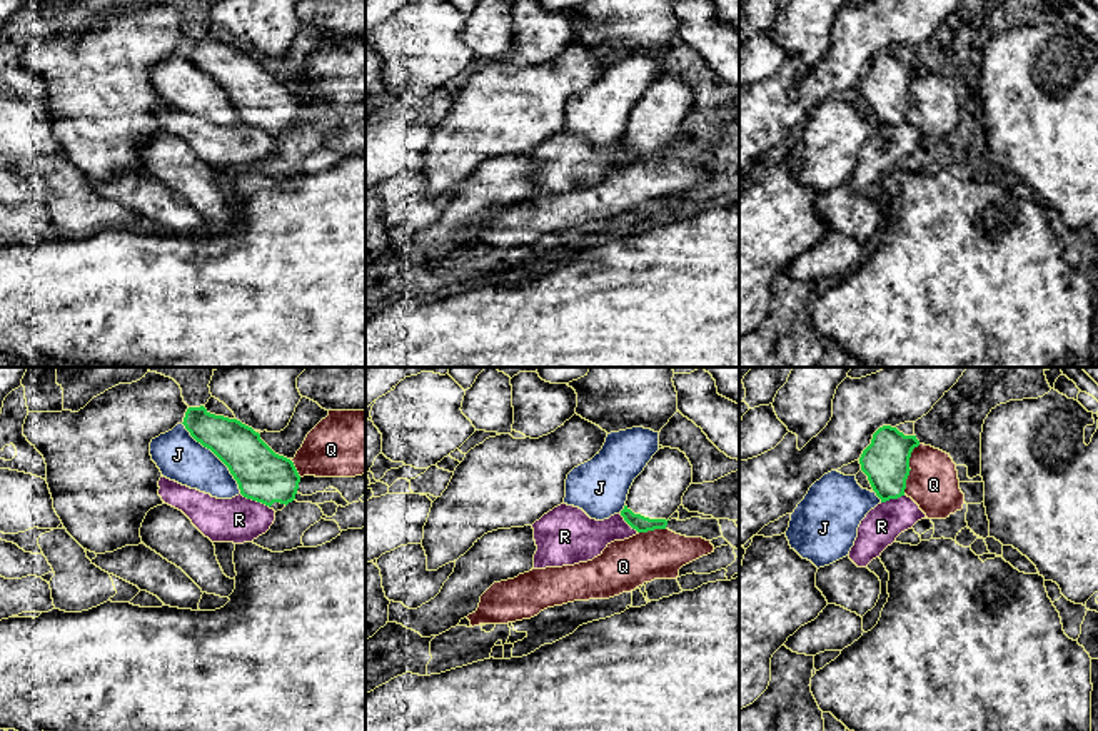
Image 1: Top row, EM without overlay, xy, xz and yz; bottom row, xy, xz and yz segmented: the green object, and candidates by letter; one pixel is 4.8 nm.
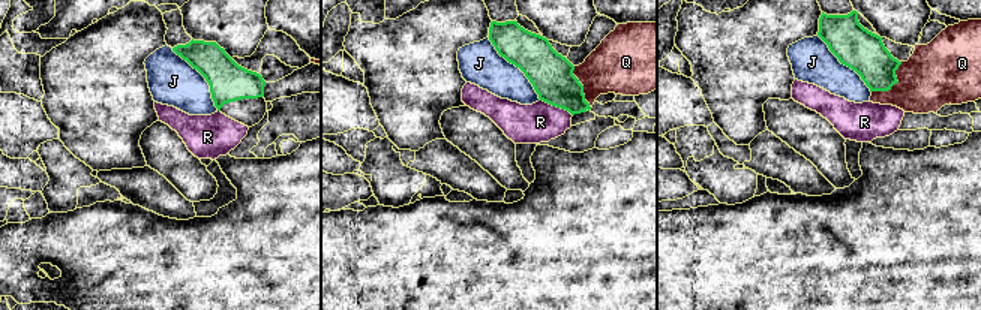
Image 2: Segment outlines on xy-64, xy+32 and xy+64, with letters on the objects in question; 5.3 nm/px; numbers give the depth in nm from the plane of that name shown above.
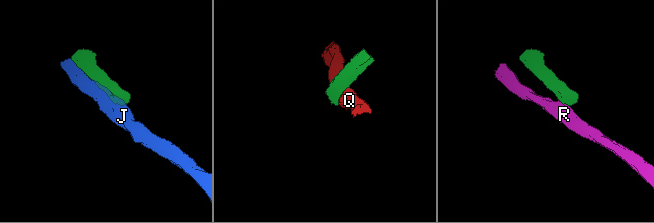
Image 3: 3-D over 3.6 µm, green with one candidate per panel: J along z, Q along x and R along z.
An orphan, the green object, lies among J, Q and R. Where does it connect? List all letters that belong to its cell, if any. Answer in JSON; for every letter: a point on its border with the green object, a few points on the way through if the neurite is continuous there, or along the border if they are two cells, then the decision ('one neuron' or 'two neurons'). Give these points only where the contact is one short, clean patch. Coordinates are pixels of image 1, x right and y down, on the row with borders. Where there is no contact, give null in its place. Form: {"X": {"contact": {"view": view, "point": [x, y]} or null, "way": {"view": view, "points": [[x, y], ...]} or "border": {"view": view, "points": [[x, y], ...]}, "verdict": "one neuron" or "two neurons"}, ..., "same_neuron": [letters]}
{"J": {"contact": {"view": "xy", "point": [216, 454]}, "verdict": "two neurons"}, "Q": {"contact": {"view": "yz", "point": [908, 468]}, "verdict": "two neurons"}, "R": {"contact": {"view": "xy", "point": [256, 499]}, "border": {"view": "xy", "points": [[241, 493], [269, 508]]}, "verdict": "two neurons"}, "same_neuron": []}

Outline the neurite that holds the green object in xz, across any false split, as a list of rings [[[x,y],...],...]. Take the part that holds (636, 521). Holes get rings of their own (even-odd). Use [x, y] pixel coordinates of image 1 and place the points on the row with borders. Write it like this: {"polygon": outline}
{"polygon": [[[659,449],[634,479],[621,516],[637,532],[666,529],[693,482],[693,466],[679,449]]]}

